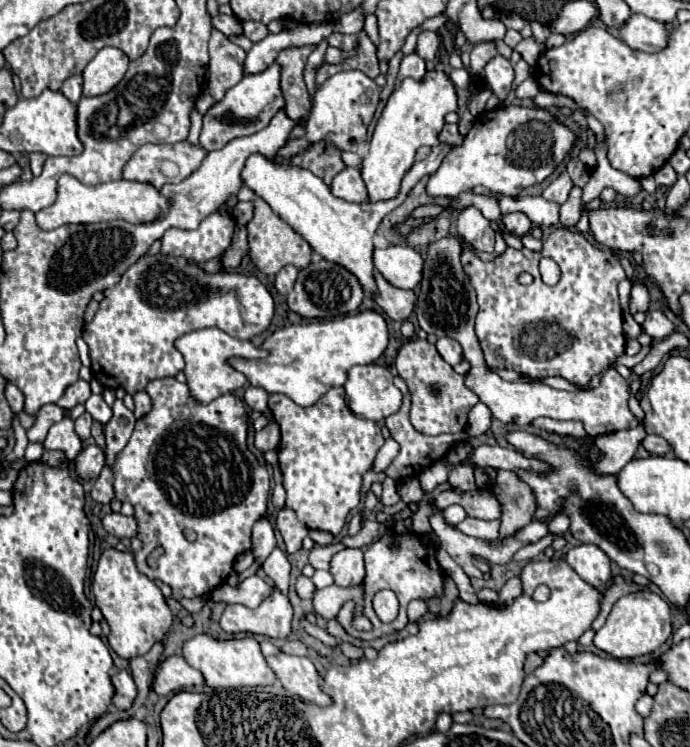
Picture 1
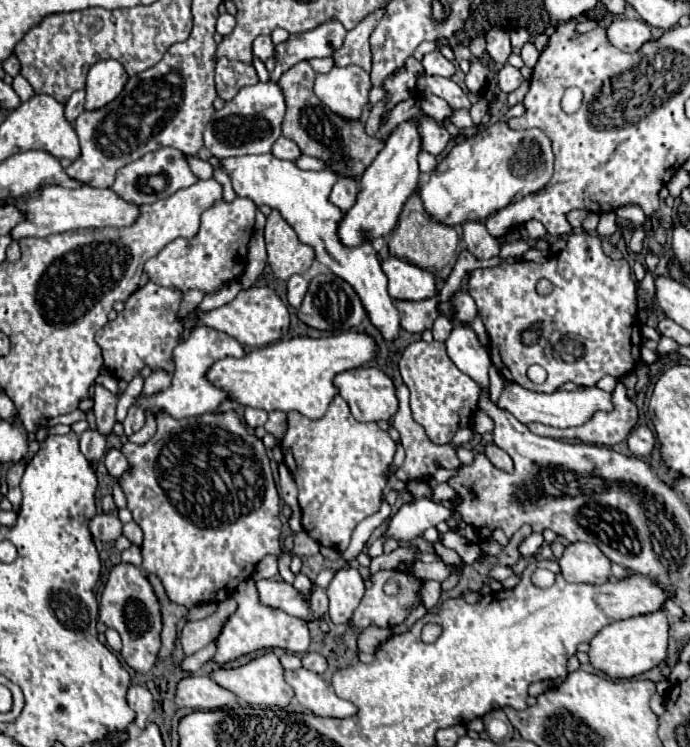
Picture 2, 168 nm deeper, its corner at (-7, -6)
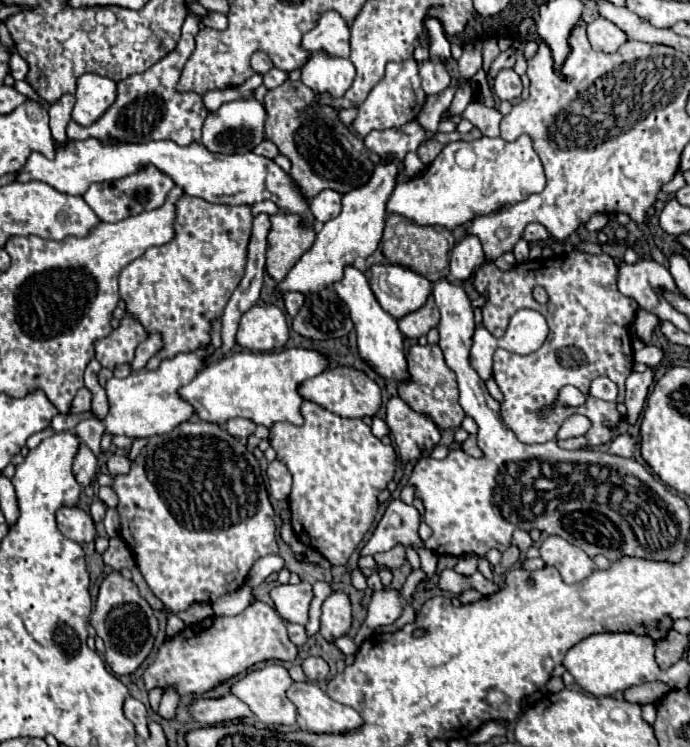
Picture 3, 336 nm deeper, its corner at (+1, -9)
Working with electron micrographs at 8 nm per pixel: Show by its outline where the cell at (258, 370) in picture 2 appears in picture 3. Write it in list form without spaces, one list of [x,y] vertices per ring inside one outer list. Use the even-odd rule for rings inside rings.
[[[291,348],[291,350],[281,350],[281,352],[237,352],[203,368],[187,386],[179,388],[179,396],[195,408],[195,414],[203,422],[225,424],[231,418],[247,418],[267,428],[275,422],[289,422],[289,424],[299,426],[303,424],[303,416],[299,412],[299,404],[303,402],[303,398],[299,396],[297,388],[303,380],[317,376],[325,368],[327,368],[327,360],[319,352],[303,350],[303,348]]]

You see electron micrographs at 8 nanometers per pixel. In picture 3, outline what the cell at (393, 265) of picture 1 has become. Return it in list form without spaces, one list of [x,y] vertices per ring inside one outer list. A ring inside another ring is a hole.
[[[375,264],[369,270],[369,286],[381,308],[395,320],[419,310],[431,294],[431,282],[397,264]]]

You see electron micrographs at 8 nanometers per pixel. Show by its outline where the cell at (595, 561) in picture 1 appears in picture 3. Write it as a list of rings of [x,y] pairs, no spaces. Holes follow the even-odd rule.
[[[547,536],[541,542],[539,552],[541,552],[541,558],[545,564],[559,568],[559,572],[561,572],[563,580],[567,580],[567,584],[587,578],[595,568],[593,560],[579,546],[563,540],[561,536]]]

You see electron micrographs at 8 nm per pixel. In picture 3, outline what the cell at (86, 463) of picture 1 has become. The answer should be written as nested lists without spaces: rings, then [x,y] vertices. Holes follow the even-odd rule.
[[[111,454],[109,460],[107,460],[107,466],[109,466],[109,472],[111,476],[119,476],[119,474],[127,474],[129,468],[131,468],[131,460],[125,456],[125,454]]]

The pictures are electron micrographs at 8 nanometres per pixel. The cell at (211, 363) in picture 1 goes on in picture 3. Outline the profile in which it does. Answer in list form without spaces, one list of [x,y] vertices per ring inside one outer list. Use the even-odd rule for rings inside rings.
[[[219,320],[213,322],[211,344],[207,348],[199,348],[189,354],[179,354],[173,360],[163,360],[157,370],[135,370],[127,378],[111,378],[107,380],[107,396],[109,396],[109,412],[103,418],[105,434],[111,436],[129,436],[129,438],[149,438],[155,434],[167,434],[181,422],[187,422],[195,412],[191,412],[189,404],[179,400],[177,390],[185,386],[193,376],[205,366],[205,356],[211,348],[219,348]]]

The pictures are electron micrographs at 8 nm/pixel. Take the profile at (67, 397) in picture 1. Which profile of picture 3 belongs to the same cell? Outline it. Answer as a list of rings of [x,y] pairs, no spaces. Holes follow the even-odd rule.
[[[97,418],[83,420],[83,422],[79,422],[79,426],[75,428],[75,432],[79,434],[81,442],[91,448],[91,452],[93,452],[95,456],[101,454],[99,444],[101,444],[101,436],[103,436],[103,432],[105,432],[105,426],[103,426],[101,420],[97,420]]]

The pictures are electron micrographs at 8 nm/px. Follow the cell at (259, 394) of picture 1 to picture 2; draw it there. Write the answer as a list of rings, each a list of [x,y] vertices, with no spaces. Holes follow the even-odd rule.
[[[247,407],[245,409],[245,423],[249,425],[249,427],[259,427],[259,425],[265,425],[265,421],[267,421],[267,411],[263,411],[263,409],[255,409],[255,407]]]

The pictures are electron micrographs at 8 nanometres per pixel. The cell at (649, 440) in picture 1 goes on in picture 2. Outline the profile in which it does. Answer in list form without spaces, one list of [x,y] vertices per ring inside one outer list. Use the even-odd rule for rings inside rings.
[[[637,427],[629,435],[629,449],[637,457],[647,457],[655,447],[655,435],[649,427]]]

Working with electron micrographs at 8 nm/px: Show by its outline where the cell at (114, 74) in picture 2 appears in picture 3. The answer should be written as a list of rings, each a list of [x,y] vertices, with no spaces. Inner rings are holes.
[[[83,74],[77,80],[73,120],[81,126],[91,126],[115,102],[115,92],[117,88],[113,80],[99,74]]]

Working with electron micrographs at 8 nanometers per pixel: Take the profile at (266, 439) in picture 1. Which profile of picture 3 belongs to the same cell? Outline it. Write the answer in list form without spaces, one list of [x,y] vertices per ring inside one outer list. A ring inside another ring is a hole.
[[[195,422],[195,430],[173,430],[163,436],[151,436],[145,450],[133,460],[131,472],[113,480],[113,490],[119,498],[121,538],[135,554],[137,568],[151,592],[173,614],[187,610],[195,602],[211,604],[219,596],[239,588],[255,560],[279,552],[275,542],[275,512],[267,498],[259,464],[253,454],[247,454],[241,440],[231,438],[217,424]]]

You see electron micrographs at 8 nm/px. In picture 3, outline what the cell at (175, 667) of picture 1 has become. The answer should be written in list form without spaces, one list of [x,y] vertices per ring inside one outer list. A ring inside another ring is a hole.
[[[229,694],[225,698],[217,698],[217,700],[199,698],[197,702],[191,704],[191,714],[203,726],[217,726],[217,724],[227,722],[227,720],[253,718],[253,712],[249,710],[249,706],[243,704],[233,694]]]

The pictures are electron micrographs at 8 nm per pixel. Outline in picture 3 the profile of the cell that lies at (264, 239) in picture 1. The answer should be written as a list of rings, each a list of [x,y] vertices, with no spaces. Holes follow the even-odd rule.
[[[279,212],[271,216],[271,236],[267,248],[267,272],[275,282],[283,280],[299,258],[311,248],[315,230],[303,226],[301,216]]]

